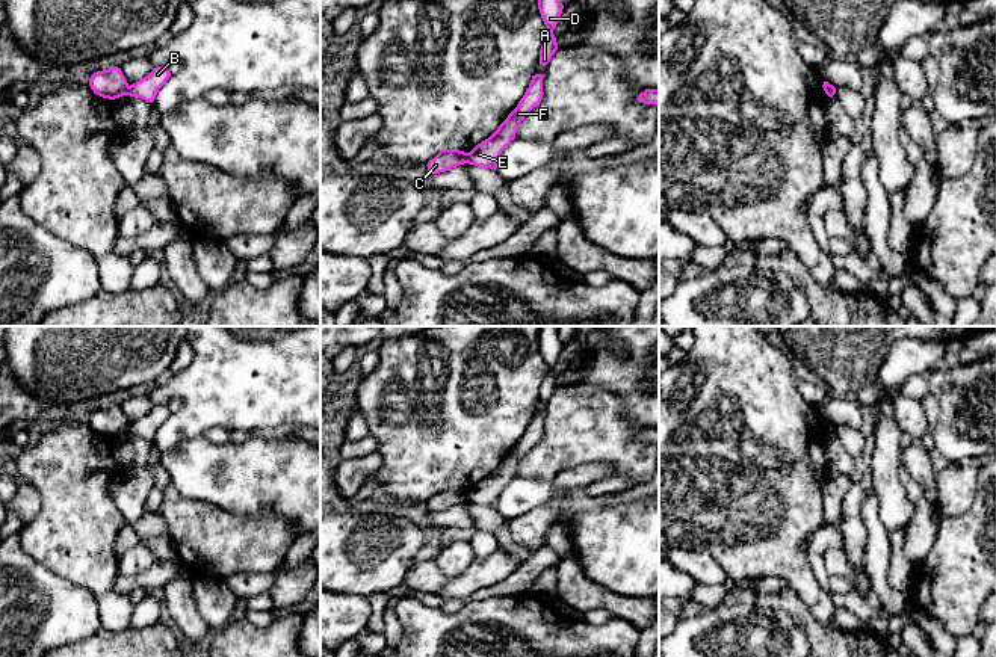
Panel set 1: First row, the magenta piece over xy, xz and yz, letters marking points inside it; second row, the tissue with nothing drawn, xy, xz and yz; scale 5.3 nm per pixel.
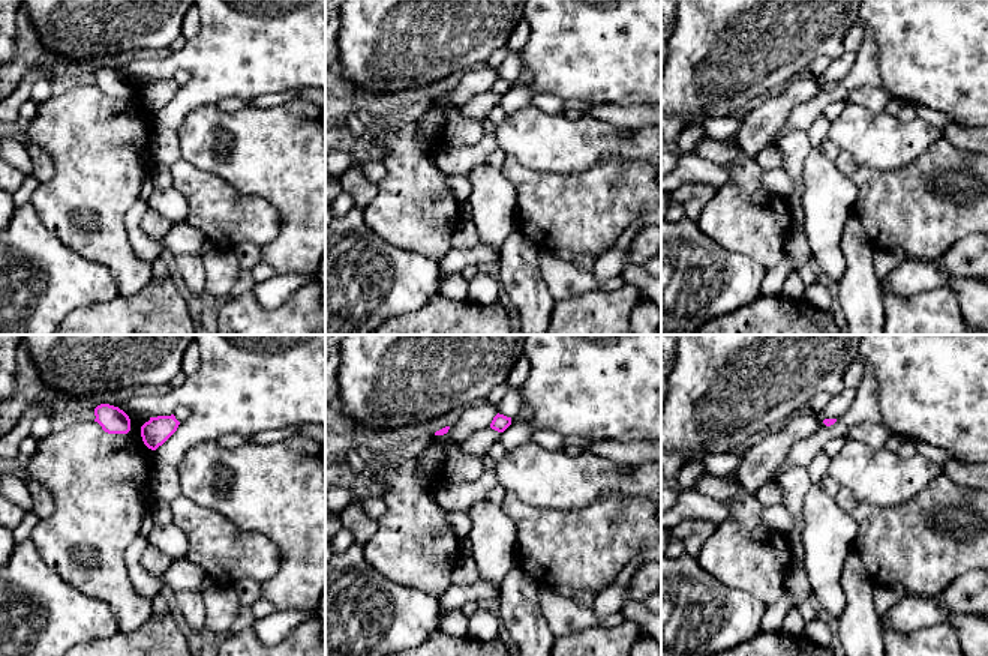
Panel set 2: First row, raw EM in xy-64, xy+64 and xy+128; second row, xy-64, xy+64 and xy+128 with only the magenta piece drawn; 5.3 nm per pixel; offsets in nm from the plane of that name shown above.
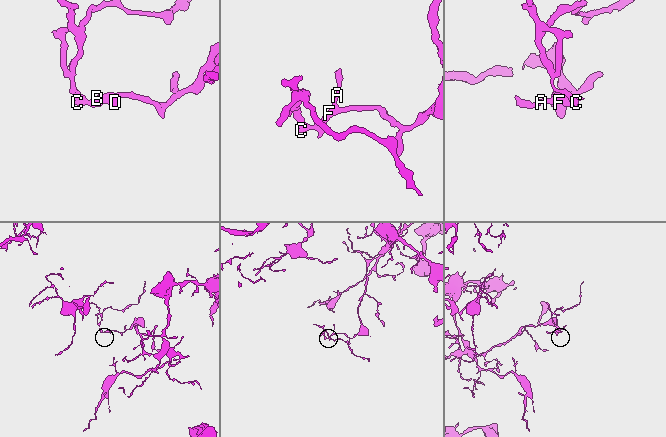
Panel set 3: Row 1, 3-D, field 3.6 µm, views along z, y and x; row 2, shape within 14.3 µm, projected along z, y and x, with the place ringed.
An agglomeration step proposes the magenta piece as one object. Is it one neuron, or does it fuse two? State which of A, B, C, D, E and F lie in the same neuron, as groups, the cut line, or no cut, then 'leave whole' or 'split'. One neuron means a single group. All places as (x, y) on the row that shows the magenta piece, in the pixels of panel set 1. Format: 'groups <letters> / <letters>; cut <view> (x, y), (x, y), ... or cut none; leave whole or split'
groups A B D E F / C; cut xz (466, 153), (467, 162); split

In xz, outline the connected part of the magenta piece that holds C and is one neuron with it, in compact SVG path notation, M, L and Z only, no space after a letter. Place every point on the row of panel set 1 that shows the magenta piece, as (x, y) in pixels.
M441 150L426 166L431 174L440 174L464 163L467 163L467 153L459 150Z

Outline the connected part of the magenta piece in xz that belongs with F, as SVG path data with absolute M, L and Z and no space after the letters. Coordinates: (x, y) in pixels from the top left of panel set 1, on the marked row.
M535 74L523 98L508 118L488 139L467 153L467 163L496 171L502 151L515 139L520 122L534 107L540 106L543 95L543 74Z

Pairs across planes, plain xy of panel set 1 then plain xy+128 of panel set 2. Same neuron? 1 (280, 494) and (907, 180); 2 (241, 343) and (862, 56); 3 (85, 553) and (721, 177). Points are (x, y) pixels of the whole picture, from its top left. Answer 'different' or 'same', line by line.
1: different
2: different
3: different

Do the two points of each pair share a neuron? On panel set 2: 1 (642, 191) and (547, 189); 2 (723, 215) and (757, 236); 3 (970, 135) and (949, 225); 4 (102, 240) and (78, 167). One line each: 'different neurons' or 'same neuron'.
1: same neuron
2: same neuron
3: different neurons
4: same neuron

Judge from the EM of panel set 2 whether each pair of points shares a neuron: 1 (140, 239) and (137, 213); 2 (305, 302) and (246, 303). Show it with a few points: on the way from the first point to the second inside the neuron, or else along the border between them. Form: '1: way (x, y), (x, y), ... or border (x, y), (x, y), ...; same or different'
1: way (135, 233), (135, 219); same
2: way (290, 317), (261, 317); same

